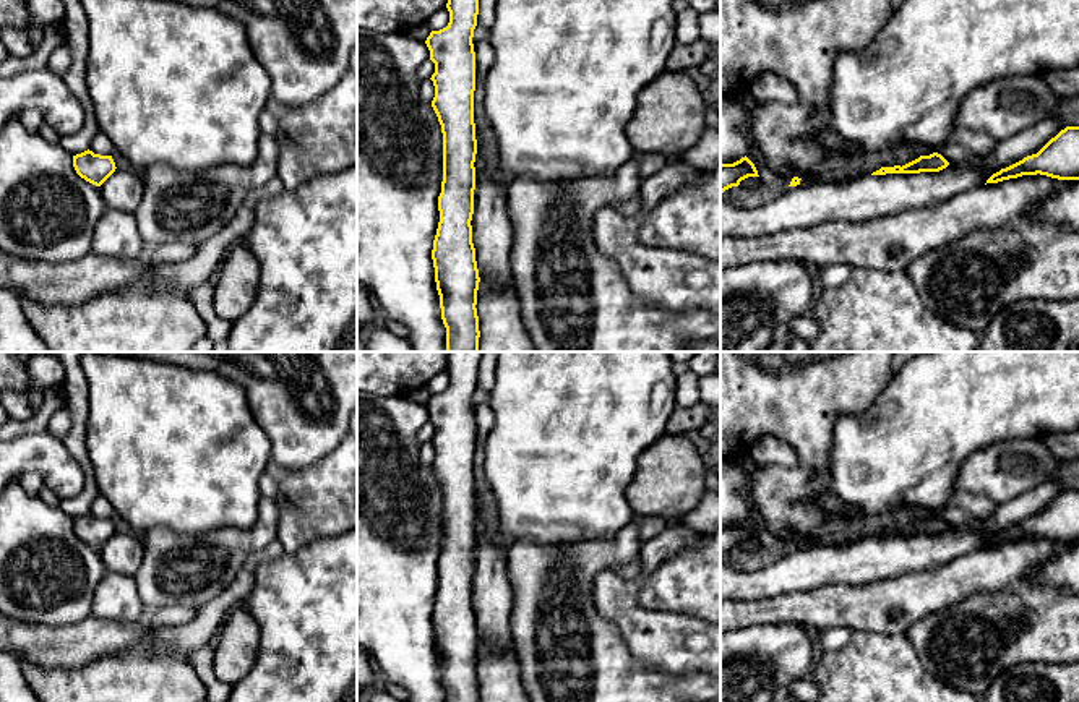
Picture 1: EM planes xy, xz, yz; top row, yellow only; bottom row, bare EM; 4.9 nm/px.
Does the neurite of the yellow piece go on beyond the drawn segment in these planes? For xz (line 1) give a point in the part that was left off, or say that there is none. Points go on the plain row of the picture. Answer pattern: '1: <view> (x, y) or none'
1: none

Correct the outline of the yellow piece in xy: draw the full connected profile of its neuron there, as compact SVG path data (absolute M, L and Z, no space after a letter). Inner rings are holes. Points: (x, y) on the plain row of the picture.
M89 512L73 519L73 530L81 541L96 550L101 550L117 532L112 519L94 517Z

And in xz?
M448 352L449 386L440 394L432 394L425 407L430 423L435 426L432 444L435 460L432 470L438 480L443 496L443 545L438 559L440 585L433 603L432 623L435 645L440 658L441 683L446 691L446 702L479 702L477 653L479 632L472 606L472 577L475 553L475 415L474 392L477 389L479 362L482 352Z

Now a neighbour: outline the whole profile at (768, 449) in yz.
M774 436L758 438L750 446L748 456L758 464L782 465L785 469L802 467L798 454L787 443Z

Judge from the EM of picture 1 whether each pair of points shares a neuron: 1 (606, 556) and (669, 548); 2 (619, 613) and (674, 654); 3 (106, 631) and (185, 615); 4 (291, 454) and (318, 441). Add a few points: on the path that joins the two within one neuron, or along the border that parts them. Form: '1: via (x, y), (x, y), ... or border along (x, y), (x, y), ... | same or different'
1: border along (641, 545), (638, 555) | different
2: via (631, 620), (644, 633), (661, 641) | same
3: border along (145, 618), (154, 624) | different
4: via (297, 448), (304, 441), (312, 441) | same

